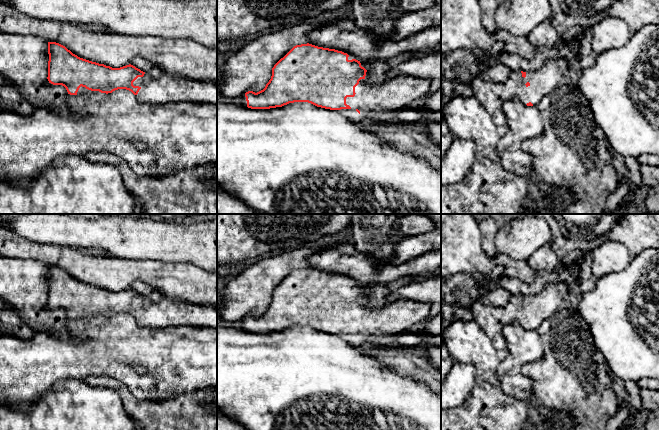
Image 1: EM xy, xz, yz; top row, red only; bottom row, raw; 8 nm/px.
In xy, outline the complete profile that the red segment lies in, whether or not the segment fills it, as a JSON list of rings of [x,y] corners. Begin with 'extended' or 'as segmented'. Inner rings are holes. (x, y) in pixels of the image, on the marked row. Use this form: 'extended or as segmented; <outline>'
extended; [[[48,42],[48,54],[47,79],[53,85],[64,86],[69,96],[95,91],[108,94],[118,89],[126,89],[131,91],[138,101],[148,104],[189,102],[217,105],[217,84],[212,81],[193,80],[168,73],[163,73],[158,78],[152,78],[147,72],[143,72],[131,64],[112,68],[80,58],[65,46],[56,42]]]

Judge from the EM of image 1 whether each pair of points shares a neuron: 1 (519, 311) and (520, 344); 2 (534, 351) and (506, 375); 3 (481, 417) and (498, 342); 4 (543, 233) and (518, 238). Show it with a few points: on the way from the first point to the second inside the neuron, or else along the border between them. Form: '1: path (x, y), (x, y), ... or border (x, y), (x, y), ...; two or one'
1: border (536, 330), (527, 330), (512, 321), (501, 333); two
2: path (527, 353), (512, 368); one
3: border (482, 330), (496, 349), (502, 350), (505, 347); two
4: path (537, 233), (527, 233), (524, 235); one

